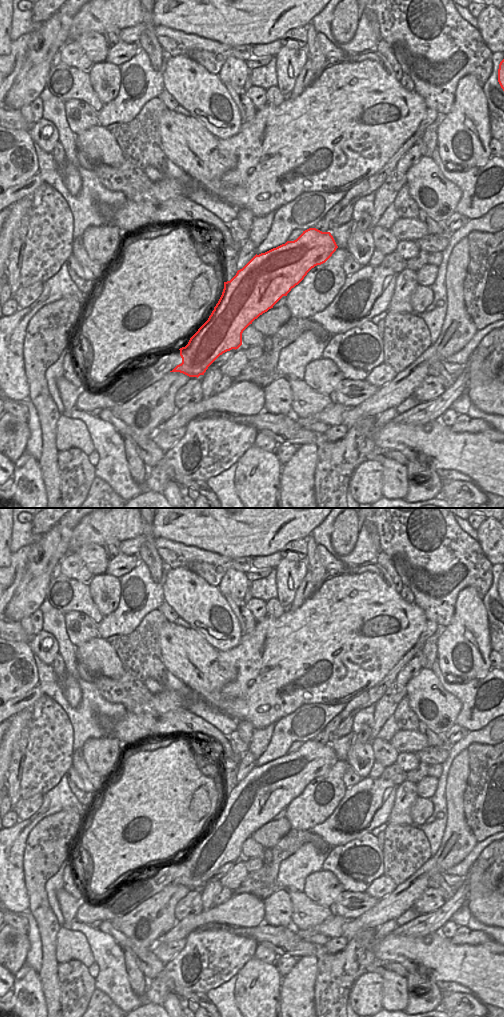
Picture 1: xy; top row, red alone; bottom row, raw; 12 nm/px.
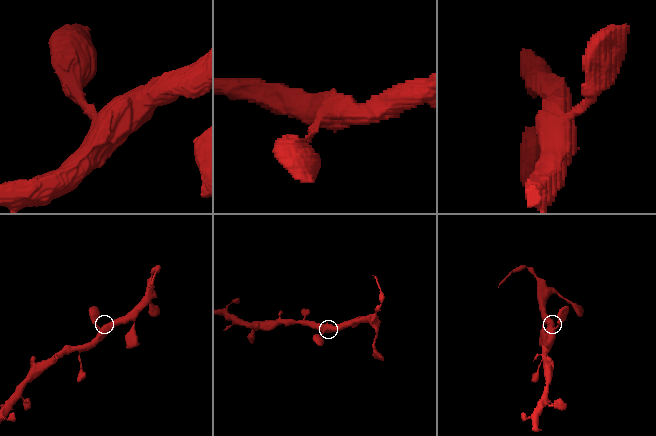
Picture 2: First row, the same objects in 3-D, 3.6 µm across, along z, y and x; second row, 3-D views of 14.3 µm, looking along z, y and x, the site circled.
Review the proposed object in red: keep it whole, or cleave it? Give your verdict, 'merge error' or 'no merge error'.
no merge error

